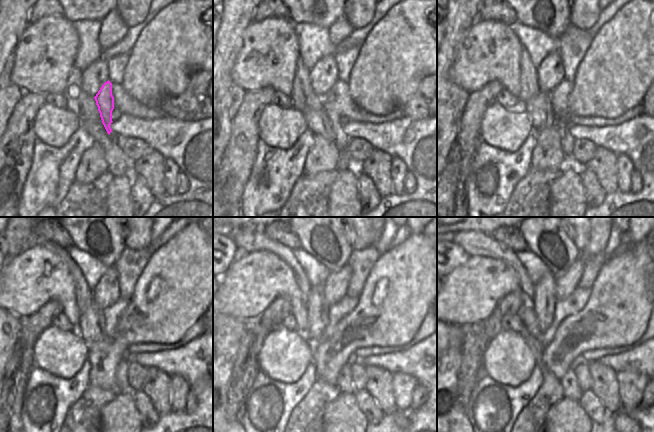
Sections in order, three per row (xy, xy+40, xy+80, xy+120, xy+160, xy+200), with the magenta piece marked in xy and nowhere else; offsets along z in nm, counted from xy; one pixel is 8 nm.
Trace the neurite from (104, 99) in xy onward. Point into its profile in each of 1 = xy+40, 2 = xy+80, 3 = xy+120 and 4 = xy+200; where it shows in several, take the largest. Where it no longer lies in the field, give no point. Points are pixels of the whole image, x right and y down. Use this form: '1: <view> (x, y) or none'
1: xy+40 (341, 139)
2: xy+80 (566, 140)
3: xy+120 (121, 378)
4: xy+200 (570, 386)

